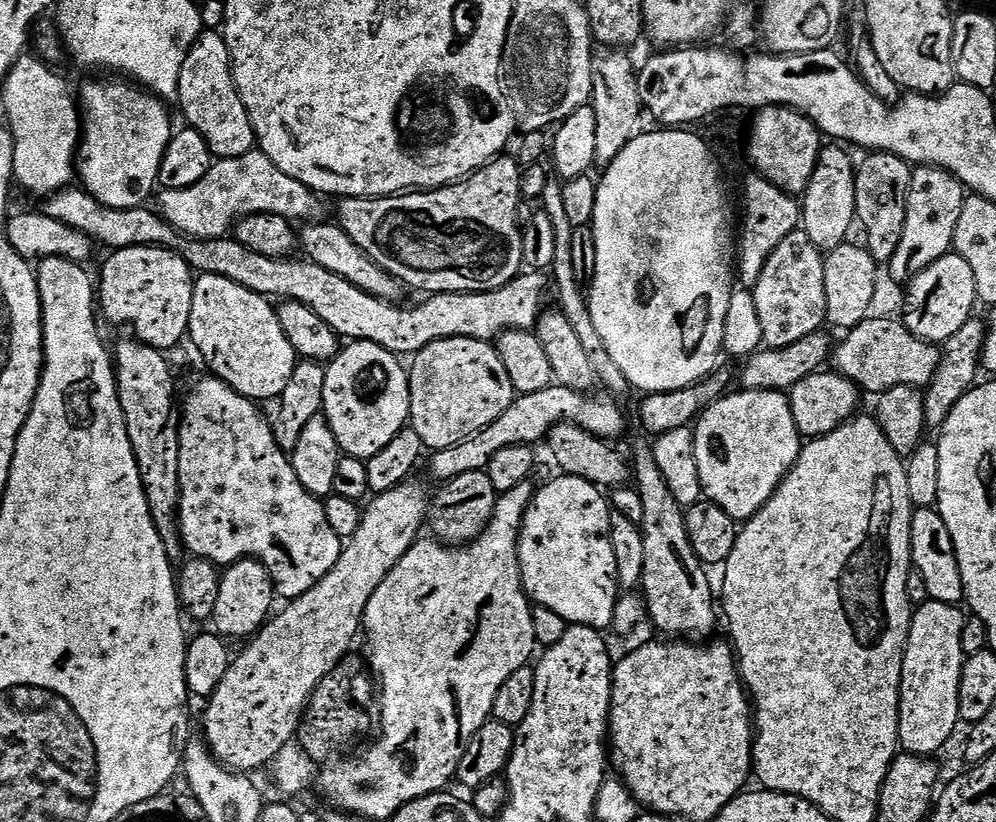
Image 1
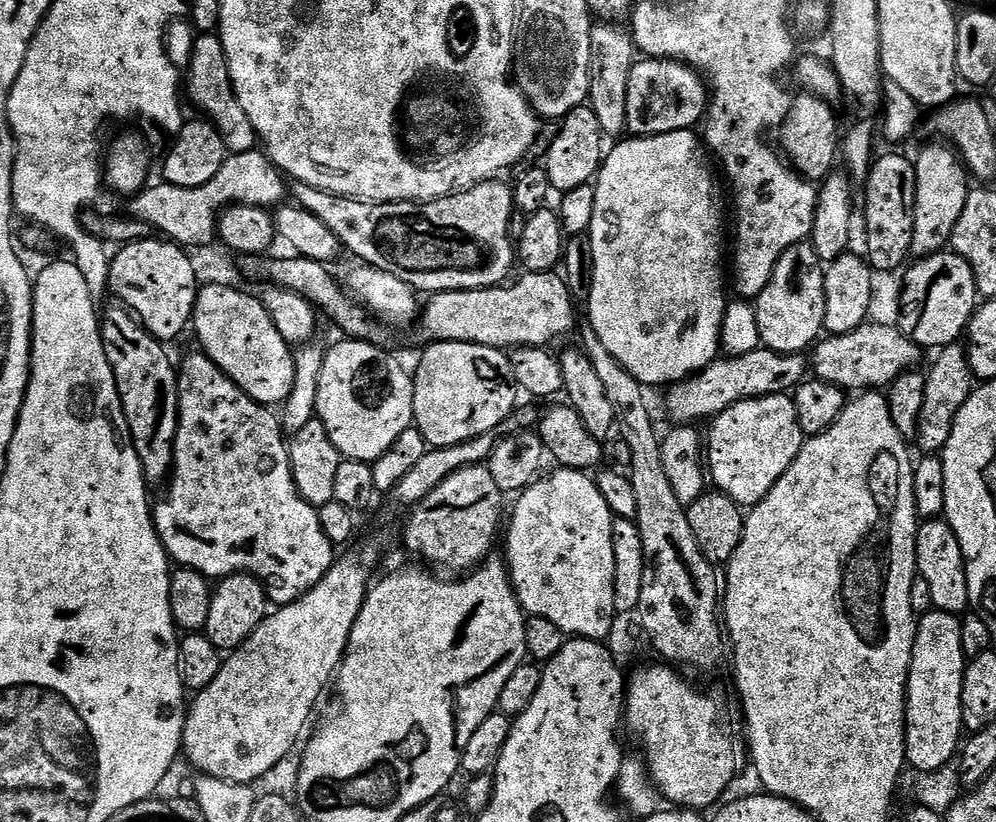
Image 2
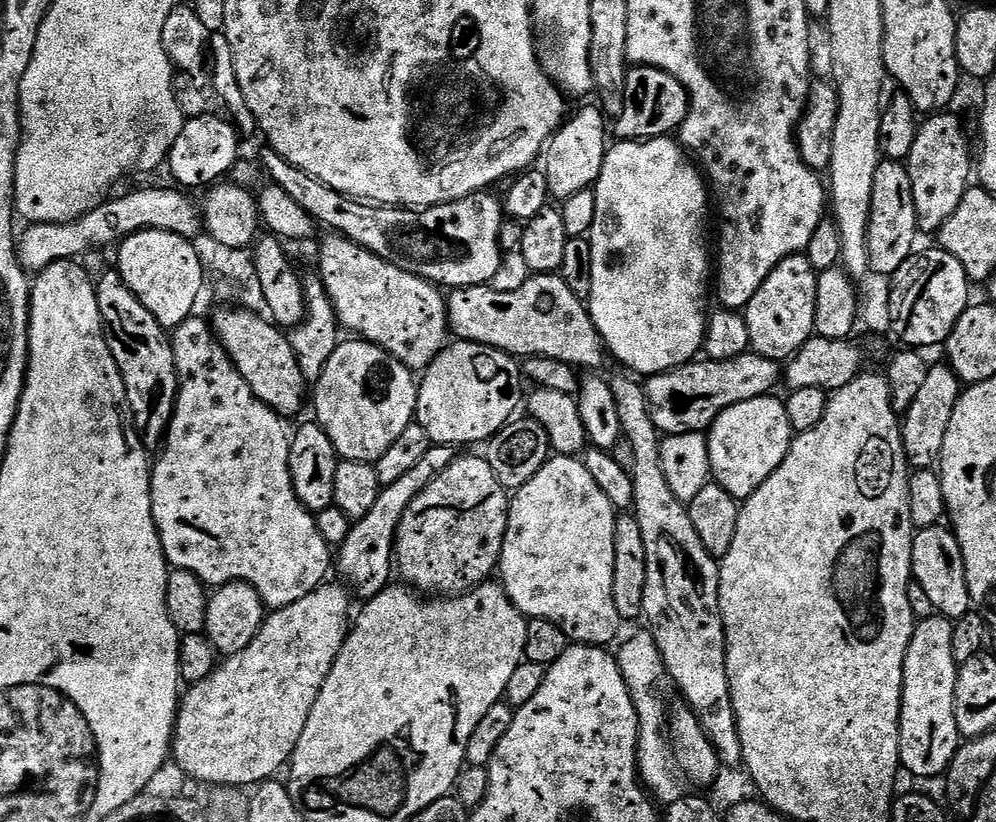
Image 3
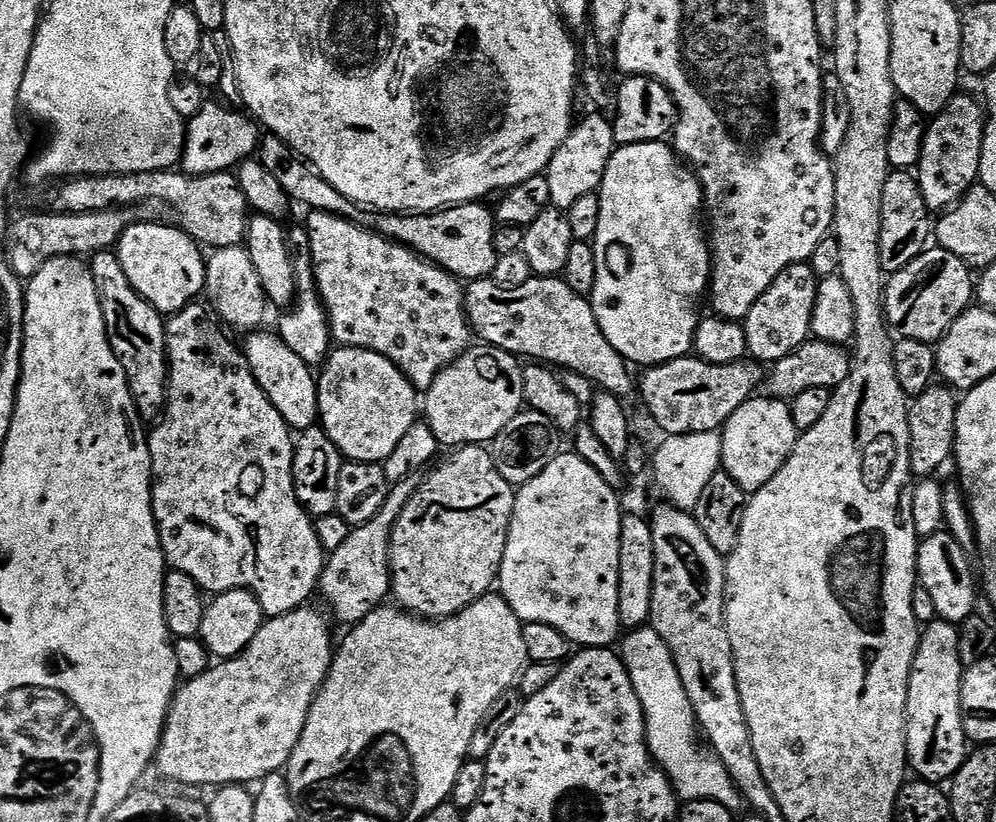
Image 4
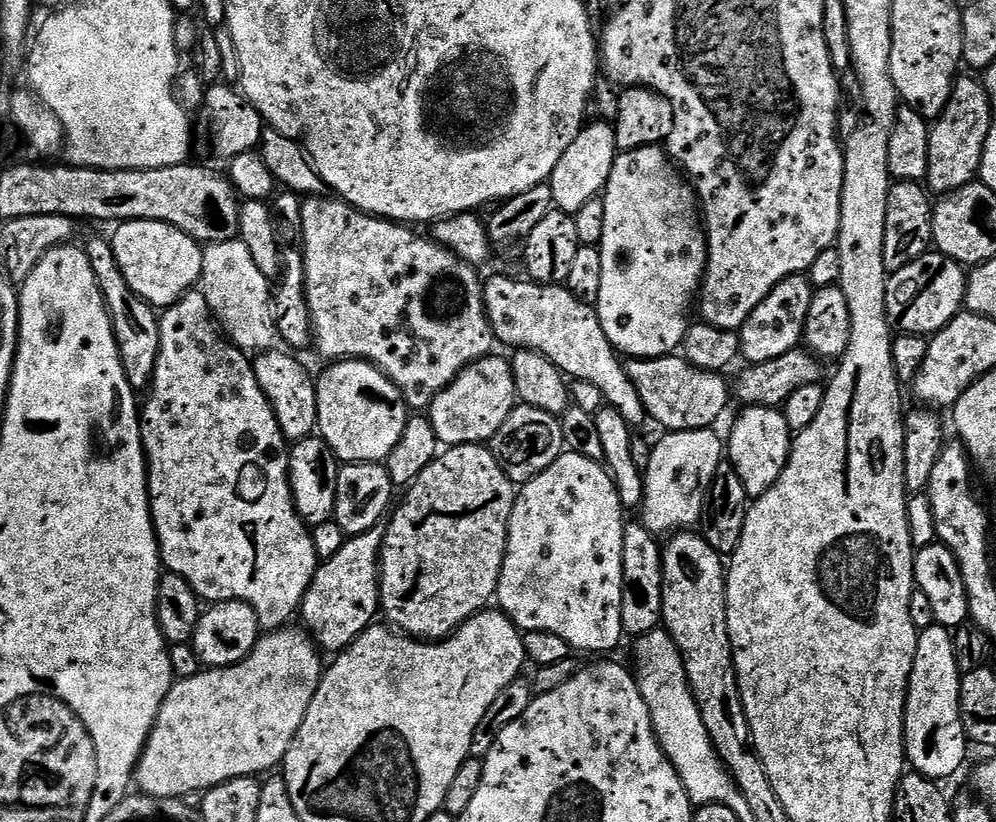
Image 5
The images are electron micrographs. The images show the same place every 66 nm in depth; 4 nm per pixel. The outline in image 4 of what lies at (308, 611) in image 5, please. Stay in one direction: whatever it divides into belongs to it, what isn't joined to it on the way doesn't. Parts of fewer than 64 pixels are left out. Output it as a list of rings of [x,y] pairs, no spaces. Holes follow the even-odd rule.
[[[419,475],[410,478],[402,478],[402,482],[391,485],[388,496],[382,502],[381,508],[369,521],[353,527],[350,538],[338,546],[324,562],[324,573],[320,575],[318,596],[332,607],[331,615],[341,620],[347,626],[355,626],[360,623],[366,614],[370,614],[375,608],[389,599],[392,586],[392,571],[388,565],[390,558],[390,538],[392,527],[398,522],[406,502],[420,489],[421,477]]]

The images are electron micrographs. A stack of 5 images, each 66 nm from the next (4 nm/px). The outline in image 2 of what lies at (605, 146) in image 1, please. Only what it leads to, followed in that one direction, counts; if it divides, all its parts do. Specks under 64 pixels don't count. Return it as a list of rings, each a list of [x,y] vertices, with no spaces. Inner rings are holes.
[[[596,22],[592,26],[592,90],[590,97],[590,107],[598,114],[600,128],[609,137],[619,137],[625,131],[628,123],[626,112],[626,98],[628,94],[628,79],[630,70],[638,59],[638,49],[632,42],[632,33],[627,27],[616,22]]]

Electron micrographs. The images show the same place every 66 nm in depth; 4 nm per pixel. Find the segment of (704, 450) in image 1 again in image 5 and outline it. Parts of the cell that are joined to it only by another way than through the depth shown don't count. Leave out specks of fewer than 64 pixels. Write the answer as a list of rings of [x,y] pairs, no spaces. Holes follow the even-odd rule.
[[[748,406],[732,424],[732,433],[726,436],[726,456],[738,474],[749,498],[766,494],[782,474],[788,456],[792,453],[794,433],[788,427],[780,408]]]

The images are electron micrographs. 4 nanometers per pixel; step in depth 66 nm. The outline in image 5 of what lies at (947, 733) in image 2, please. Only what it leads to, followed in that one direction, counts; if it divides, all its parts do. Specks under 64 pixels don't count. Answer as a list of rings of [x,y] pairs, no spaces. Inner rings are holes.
[[[933,622],[916,637],[916,653],[908,676],[908,696],[904,700],[904,755],[916,772],[935,782],[943,782],[964,764],[970,741],[960,721],[960,677],[955,662],[953,633]]]

